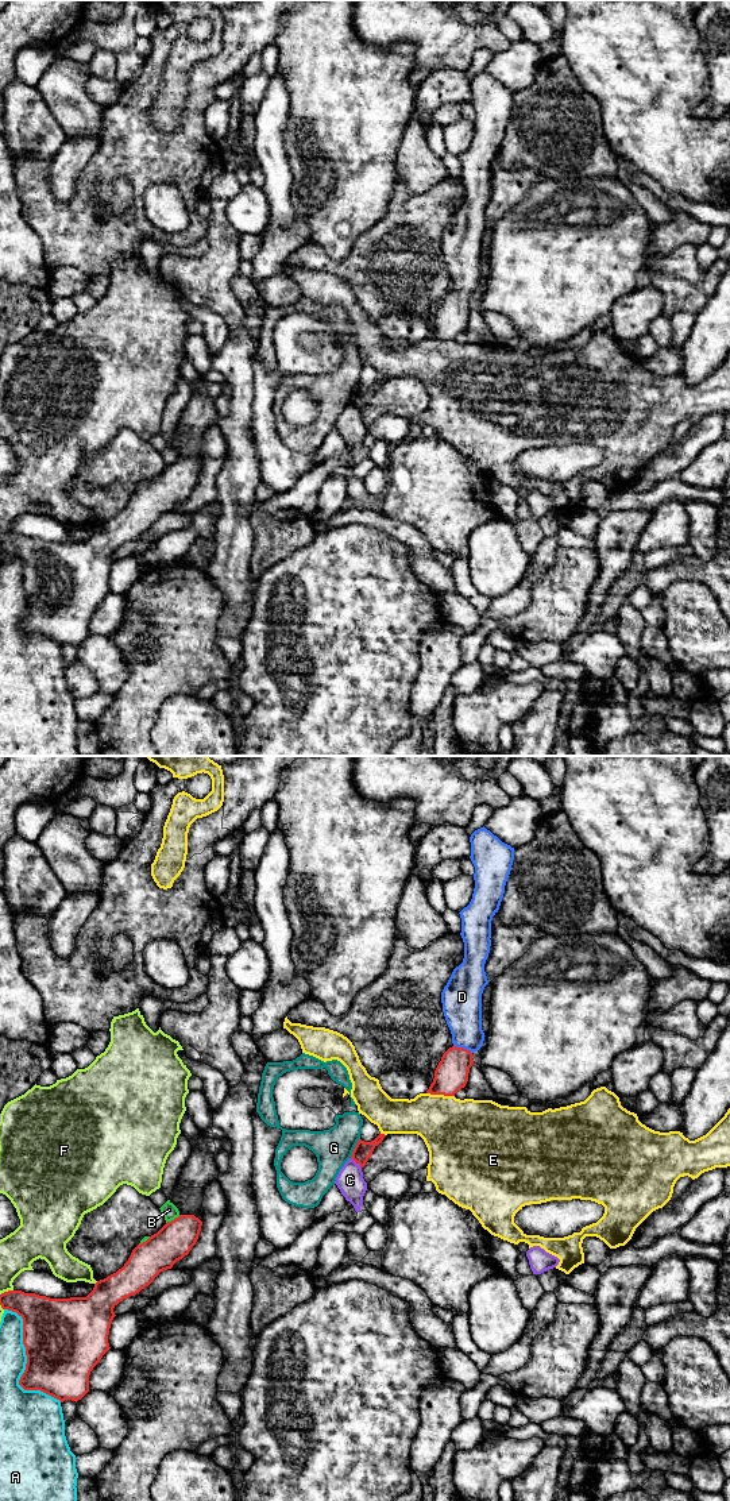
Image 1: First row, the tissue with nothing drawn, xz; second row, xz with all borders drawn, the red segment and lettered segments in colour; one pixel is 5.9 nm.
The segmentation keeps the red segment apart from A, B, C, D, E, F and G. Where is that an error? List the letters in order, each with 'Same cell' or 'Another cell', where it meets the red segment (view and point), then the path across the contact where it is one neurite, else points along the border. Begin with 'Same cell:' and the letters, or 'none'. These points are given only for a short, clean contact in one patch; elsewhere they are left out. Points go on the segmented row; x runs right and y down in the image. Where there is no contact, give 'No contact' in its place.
Same cell: D
A: Another cell. Touches red at xz (26, 1363)
B: Another cell. Touches red at xz (174, 1219)
C: Another cell. Touches red at xz (356, 1162). Boundary: xz (351, 1157), (360, 1168)
D: Same cell. Touches red at xz (462, 1048). Path across: xz (451, 1075), (462, 1048), (462, 1006)
E: Another cell. Touches red at xz (440, 1094)
F: Another cell. Touches red at xz (6, 1292)
G: Another cell. Touches red at xz (355, 1148)

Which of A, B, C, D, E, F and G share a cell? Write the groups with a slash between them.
A / B / C / D / E / F / G

